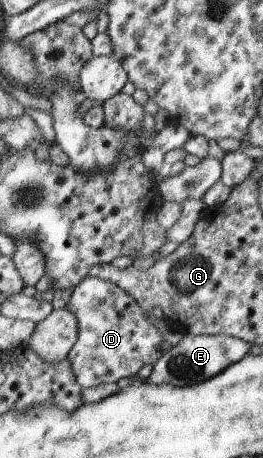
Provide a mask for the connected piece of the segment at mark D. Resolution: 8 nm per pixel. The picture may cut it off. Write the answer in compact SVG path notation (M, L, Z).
M86 276L74 286L66 307L75 315L77 323L76 341L67 353L66 360L70 364L76 383L82 389L103 383L116 383L121 378L134 376L143 366L154 365L169 348L169 343L165 342L158 330L145 319L138 304L130 299L123 289L110 282Z

